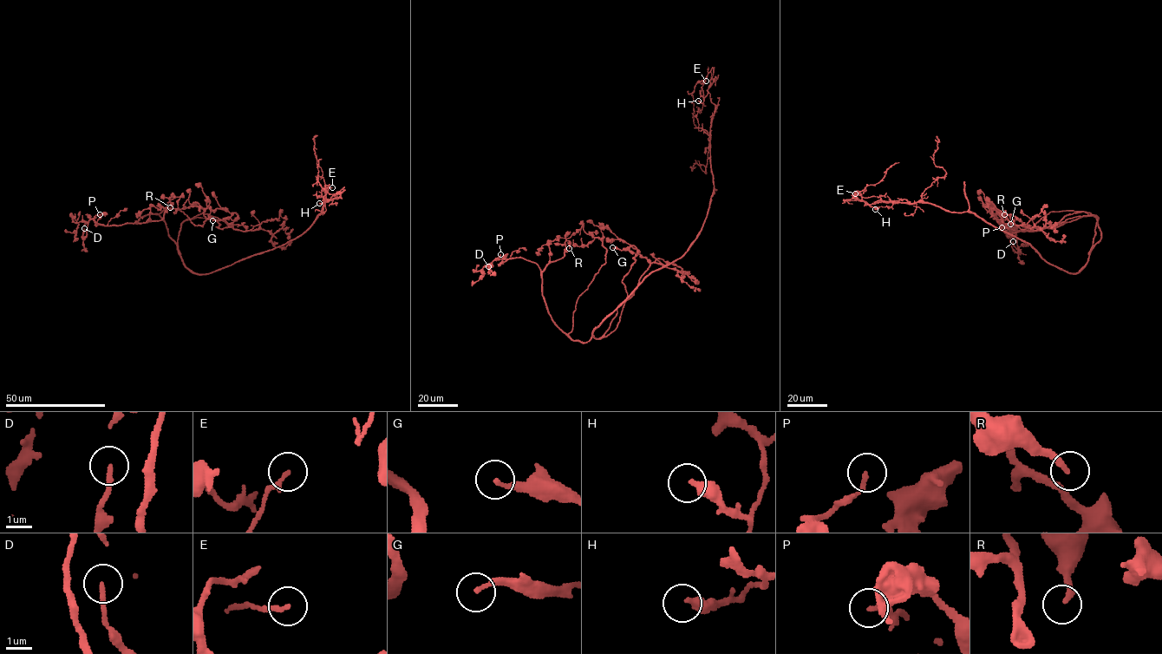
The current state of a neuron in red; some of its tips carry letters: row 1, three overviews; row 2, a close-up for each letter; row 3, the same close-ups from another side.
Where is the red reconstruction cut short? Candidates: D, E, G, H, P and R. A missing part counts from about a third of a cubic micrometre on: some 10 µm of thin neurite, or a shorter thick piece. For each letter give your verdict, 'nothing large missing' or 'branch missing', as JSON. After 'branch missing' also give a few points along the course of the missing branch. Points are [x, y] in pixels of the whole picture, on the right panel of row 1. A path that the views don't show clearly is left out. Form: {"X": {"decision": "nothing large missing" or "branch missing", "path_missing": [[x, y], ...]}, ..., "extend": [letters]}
{"D": {"decision": "nothing large missing"}, "E": {"decision": "nothing large missing"}, "G": {"decision": "nothing large missing"}, "H": {"decision": "nothing large missing"}, "P": {"decision": "nothing large missing"}, "R": {"decision": "nothing large missing"}, "extend": []}

